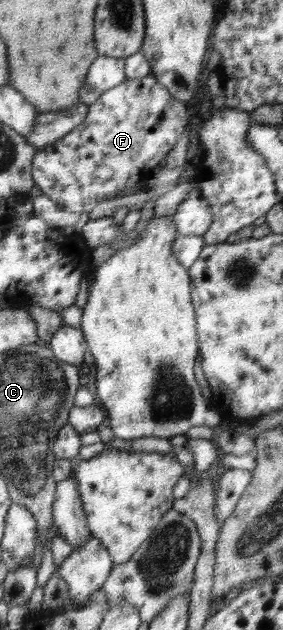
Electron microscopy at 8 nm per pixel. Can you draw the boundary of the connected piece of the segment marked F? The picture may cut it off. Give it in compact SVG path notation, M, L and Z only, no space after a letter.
M152 75L127 79L109 91L104 91L95 103L87 105L86 118L79 128L35 151L31 177L42 193L59 206L69 212L89 212L96 204L127 188L131 191L141 187L142 181L166 158L188 126L190 117L187 106L170 96Z

